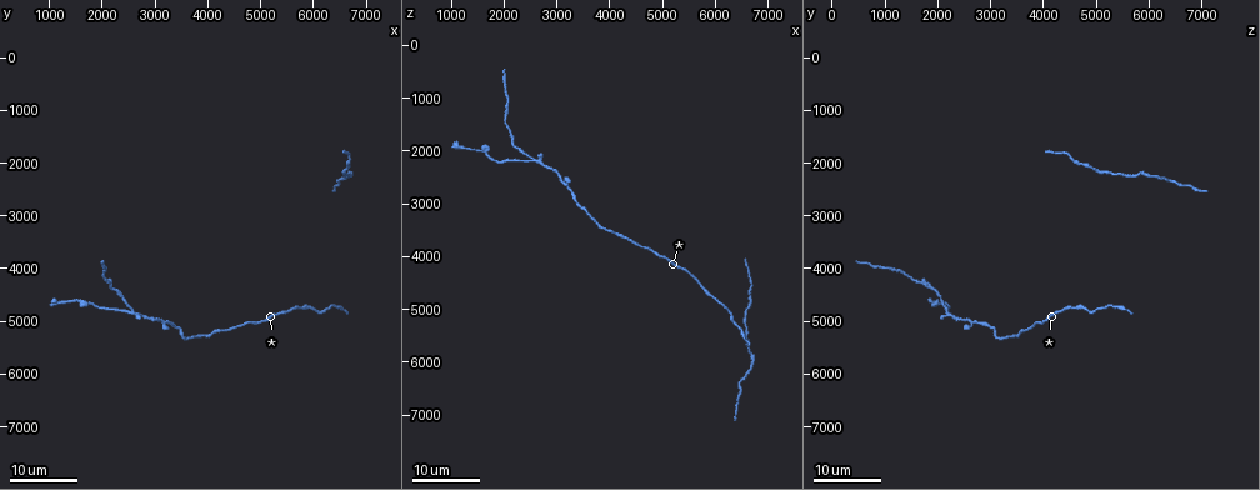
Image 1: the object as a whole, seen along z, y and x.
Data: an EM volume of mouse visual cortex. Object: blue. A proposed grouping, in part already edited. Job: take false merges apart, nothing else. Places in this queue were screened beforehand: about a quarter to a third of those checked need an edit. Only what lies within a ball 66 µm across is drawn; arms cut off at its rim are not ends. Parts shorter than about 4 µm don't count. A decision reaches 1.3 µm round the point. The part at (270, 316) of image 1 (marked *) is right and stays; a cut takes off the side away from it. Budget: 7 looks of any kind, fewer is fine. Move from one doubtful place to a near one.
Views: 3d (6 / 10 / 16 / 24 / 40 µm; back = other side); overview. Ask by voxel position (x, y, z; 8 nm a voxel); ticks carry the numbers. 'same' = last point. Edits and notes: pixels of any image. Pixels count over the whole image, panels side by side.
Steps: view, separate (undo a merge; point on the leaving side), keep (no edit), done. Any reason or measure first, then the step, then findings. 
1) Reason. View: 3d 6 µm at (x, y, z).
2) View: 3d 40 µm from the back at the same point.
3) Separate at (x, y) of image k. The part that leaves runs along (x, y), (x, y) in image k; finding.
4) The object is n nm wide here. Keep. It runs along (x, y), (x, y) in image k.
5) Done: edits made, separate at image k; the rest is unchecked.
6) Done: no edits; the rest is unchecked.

Calibre changes. View: 3d 16 µm at (5950, 4800, 4750).

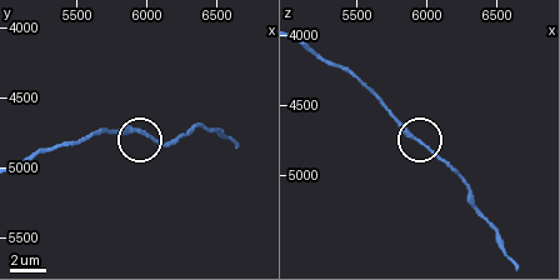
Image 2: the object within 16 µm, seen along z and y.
View: 3d 10 µm at (5960, 4740, 4780).

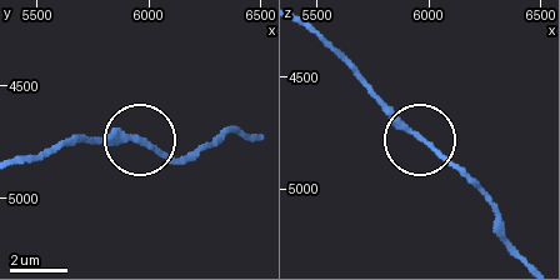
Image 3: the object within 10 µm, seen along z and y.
Keep. One neuron here.

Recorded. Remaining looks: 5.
Narrows sharply. View: 3d 24 µm at (3350, 5150, 3000).

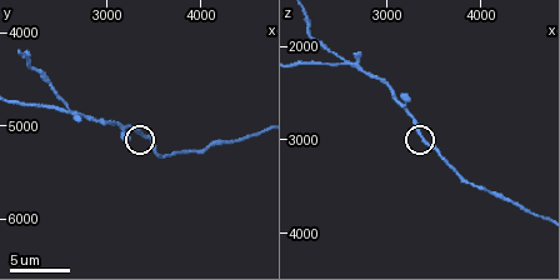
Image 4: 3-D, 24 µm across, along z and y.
Zoom in. View: 3d 10 µm at (3400, 5150, 3000).

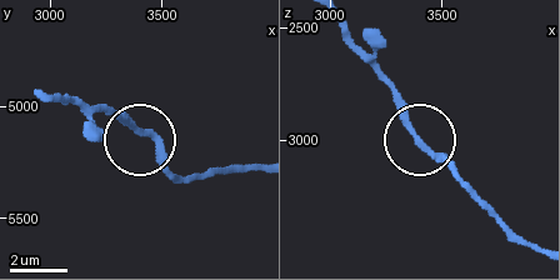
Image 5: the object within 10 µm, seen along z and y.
The object is 210 nm wide here. Keep. It runs along (534, 250), (419, 138), (386, 83) in image 5; all the same neuron.

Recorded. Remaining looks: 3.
Branch point. View: 3d 10 µm at (2550, 4800, 2150).

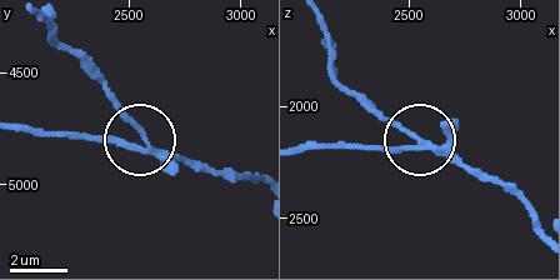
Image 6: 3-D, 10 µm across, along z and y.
Keep. It runs along (538, 221), (495, 183), (430, 149), (354, 149) in image 6; all the same neuron.

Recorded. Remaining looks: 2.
Done: no edits; the rest is unchecked.

